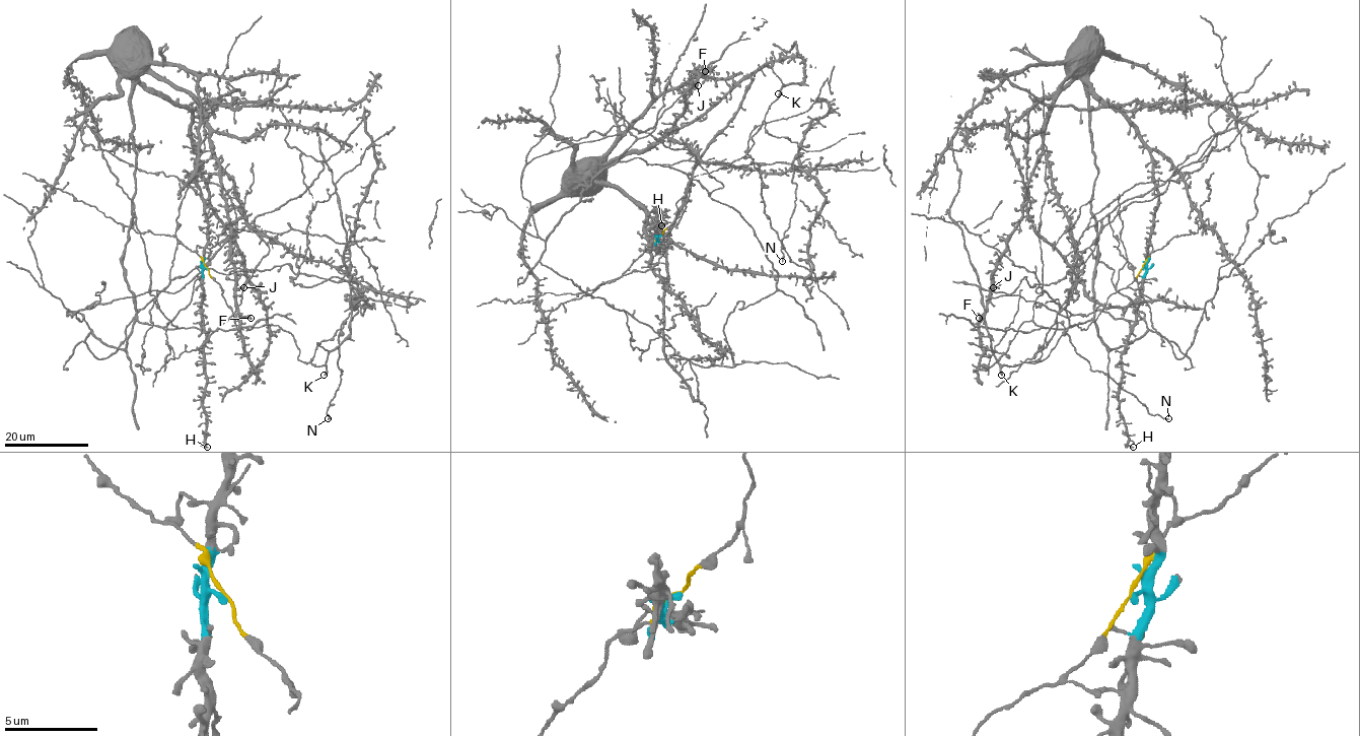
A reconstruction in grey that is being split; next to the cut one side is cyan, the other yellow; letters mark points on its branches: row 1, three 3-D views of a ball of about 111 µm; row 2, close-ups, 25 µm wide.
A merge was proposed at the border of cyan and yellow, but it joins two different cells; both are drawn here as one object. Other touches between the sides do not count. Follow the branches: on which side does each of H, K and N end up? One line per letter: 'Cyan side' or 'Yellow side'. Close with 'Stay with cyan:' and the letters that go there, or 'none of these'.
H: Cyan side
K: Yellow side
N: Yellow side
Stay with cyan: H

